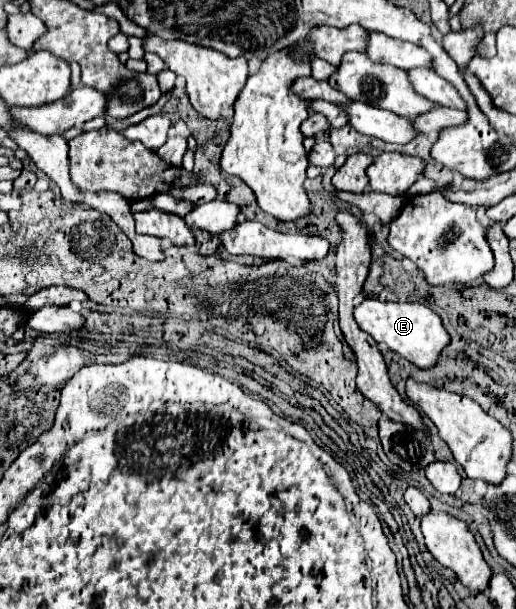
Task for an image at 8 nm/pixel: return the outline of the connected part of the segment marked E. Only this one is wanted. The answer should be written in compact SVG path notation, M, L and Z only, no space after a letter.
M369 297L355 307L355 321L377 343L385 343L391 351L399 353L419 369L435 367L439 363L441 351L451 343L451 337L445 331L441 317L423 303L389 303Z

